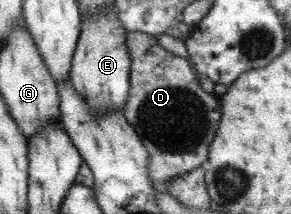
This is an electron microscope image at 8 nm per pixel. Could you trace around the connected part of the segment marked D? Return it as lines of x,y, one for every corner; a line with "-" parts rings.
127,32
126,37
126,48
128,49
131,58
131,69
129,74
129,97
127,98
127,105
124,108
123,115
125,119
130,123
130,126
134,127
136,134
141,138
142,144
147,148
149,154
149,175
153,182
153,187
157,193
168,192
169,180
175,178
175,176
182,176
199,166
206,164
209,159
210,142
214,140
214,134
216,134
216,128
218,128
222,112
220,112
220,99
215,93
208,93
202,89
199,83
199,76
193,65
188,59
173,55
171,52
166,51
160,43
158,43
158,37
152,36
151,34
144,34
142,32

